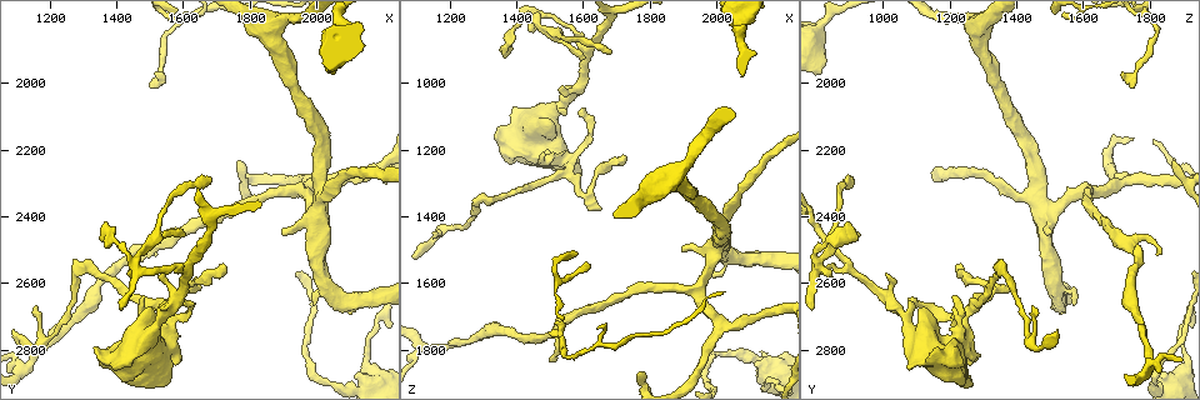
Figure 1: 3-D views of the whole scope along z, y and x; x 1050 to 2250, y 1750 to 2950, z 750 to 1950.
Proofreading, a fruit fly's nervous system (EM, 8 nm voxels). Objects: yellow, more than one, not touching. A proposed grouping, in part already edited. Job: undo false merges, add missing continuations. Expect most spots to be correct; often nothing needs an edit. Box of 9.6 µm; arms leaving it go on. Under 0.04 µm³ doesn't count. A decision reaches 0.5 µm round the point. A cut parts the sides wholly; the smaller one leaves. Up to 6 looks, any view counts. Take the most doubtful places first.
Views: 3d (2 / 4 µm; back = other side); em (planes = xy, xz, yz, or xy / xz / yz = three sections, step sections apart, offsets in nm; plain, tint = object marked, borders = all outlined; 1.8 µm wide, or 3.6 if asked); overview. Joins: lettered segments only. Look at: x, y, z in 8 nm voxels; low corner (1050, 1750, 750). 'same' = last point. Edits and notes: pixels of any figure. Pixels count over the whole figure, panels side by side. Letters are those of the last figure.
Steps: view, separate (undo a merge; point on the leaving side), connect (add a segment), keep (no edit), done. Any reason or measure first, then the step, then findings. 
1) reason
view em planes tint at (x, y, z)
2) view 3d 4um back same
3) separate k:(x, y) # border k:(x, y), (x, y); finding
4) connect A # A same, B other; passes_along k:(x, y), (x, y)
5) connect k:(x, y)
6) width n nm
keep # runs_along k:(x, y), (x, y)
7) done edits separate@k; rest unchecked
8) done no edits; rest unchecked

a fork
view em 3.6um planes borders at (1550, 2680, 1260)

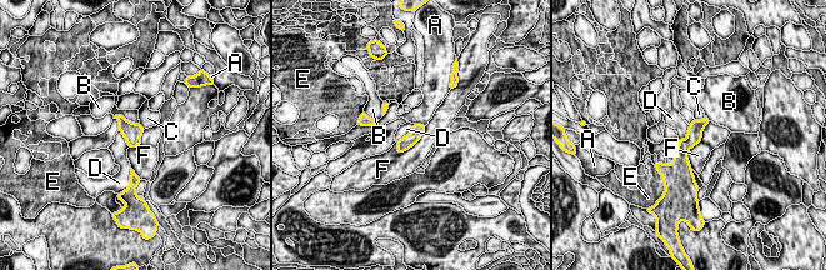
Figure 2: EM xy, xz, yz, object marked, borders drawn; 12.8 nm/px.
longest_contact F 700 nm
keep # A other, B other, C other, D other, E other, F other; border 2:(414, 124), (412, 129), (396, 141); one neuron here

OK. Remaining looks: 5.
thick end
view em planes borders at (1330, 2800, 1170)

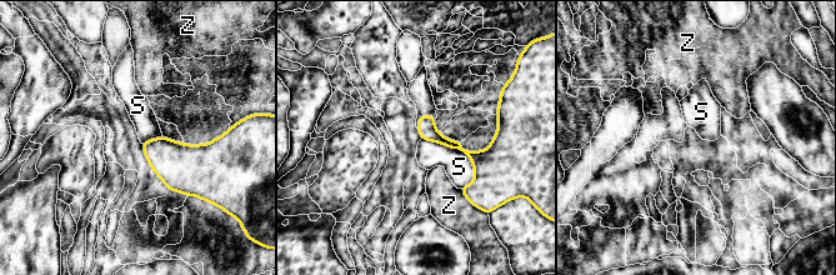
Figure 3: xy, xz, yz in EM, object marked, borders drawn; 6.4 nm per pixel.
keep # S other, Z other; runs_along 3:(424, 119), (479, 163), (469, 193); none of them fits

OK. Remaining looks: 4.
free end
view em planes borders at (1720, 2540, 1220)

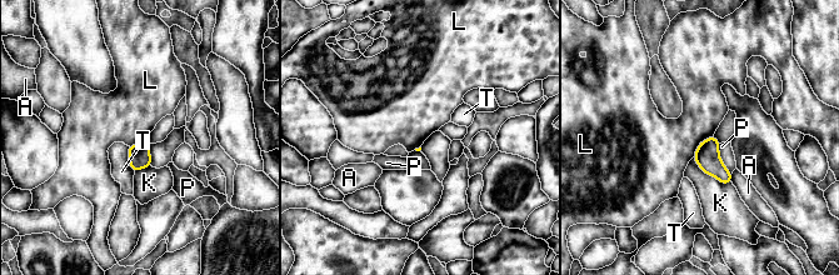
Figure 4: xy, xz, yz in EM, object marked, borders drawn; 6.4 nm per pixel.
keep # A other, K other, L other, P other, T other; border 4:(713, 135), (699, 144), (693, 156); none of them fits

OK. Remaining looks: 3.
done no edits; rest unchecked

